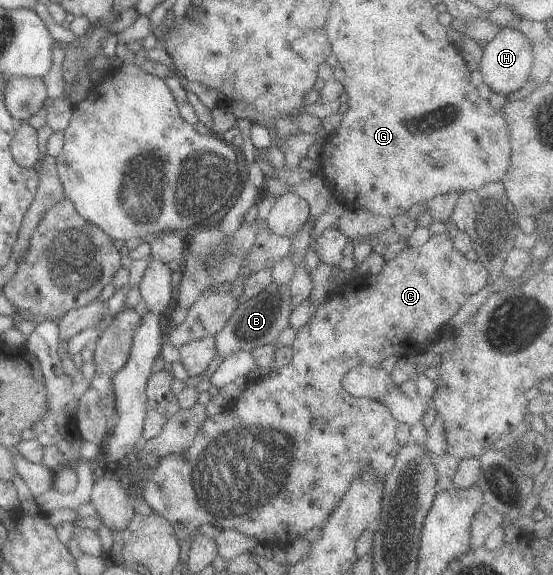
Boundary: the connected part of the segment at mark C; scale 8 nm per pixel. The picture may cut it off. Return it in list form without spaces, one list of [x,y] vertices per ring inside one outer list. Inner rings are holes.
[[[446,232],[429,236],[429,239],[427,239],[423,245],[415,247],[405,246],[401,252],[392,256],[392,258],[388,259],[385,257],[383,267],[378,274],[352,274],[343,285],[337,286],[335,291],[332,292],[327,299],[320,302],[317,309],[314,311],[312,318],[303,327],[300,327],[295,331],[293,342],[289,346],[292,349],[292,356],[289,363],[276,367],[275,371],[272,371],[269,374],[247,381],[245,389],[243,389],[241,395],[238,397],[239,403],[235,401],[235,409],[237,409],[237,411],[232,410],[231,415],[235,415],[235,412],[237,412],[237,419],[239,419],[243,425],[247,425],[247,427],[263,427],[261,433],[257,433],[257,437],[253,439],[253,445],[249,445],[249,439],[251,439],[251,437],[247,435],[247,431],[241,429],[245,435],[239,433],[239,431],[237,431],[237,433],[227,433],[227,439],[225,439],[225,437],[217,439],[217,443],[213,443],[213,449],[207,451],[207,449],[205,449],[205,447],[207,447],[207,435],[205,435],[207,431],[205,431],[205,420],[203,420],[203,423],[199,426],[197,433],[194,435],[191,445],[181,455],[169,454],[163,458],[157,459],[157,461],[153,463],[153,468],[149,471],[143,481],[141,481],[142,487],[138,493],[152,509],[153,513],[164,517],[171,524],[174,536],[177,539],[185,539],[185,537],[195,534],[197,527],[209,523],[209,526],[217,527],[222,530],[233,529],[239,531],[239,533],[243,533],[243,535],[247,535],[247,537],[255,538],[274,537],[275,539],[279,539],[279,537],[281,537],[281,539],[283,539],[283,537],[285,537],[285,531],[287,531],[287,541],[291,542],[295,538],[301,538],[303,533],[310,529],[320,529],[325,523],[325,520],[329,517],[329,514],[334,510],[334,507],[339,503],[339,500],[343,497],[343,494],[346,493],[351,480],[358,476],[361,470],[370,470],[376,478],[383,481],[385,475],[387,475],[392,468],[395,454],[400,448],[395,439],[395,428],[398,426],[398,421],[391,417],[388,409],[379,401],[365,401],[365,399],[363,399],[363,403],[361,403],[363,407],[359,407],[359,405],[357,405],[357,407],[355,407],[355,405],[347,405],[349,395],[343,393],[343,389],[341,389],[341,377],[356,365],[373,365],[373,367],[377,367],[379,366],[379,363],[381,363],[385,357],[389,357],[389,355],[395,355],[397,358],[402,358],[406,355],[405,351],[407,351],[407,347],[417,347],[419,351],[423,351],[423,349],[428,347],[432,342],[431,340],[437,337],[440,331],[449,327],[451,316],[455,314],[465,299],[480,288],[487,286],[490,280],[488,271],[484,269],[481,262],[477,260],[467,261],[462,253],[455,251],[455,248],[451,243],[451,238]],[[203,449],[205,449],[205,455],[203,455],[203,457],[207,457],[207,453],[211,453],[211,461],[205,459],[205,465],[207,465],[207,463],[213,465],[213,461],[215,461],[215,465],[217,465],[219,471],[215,471],[213,467],[207,467],[207,469],[209,469],[207,473],[209,473],[209,475],[213,473],[213,477],[209,477],[211,481],[205,479],[205,481],[199,481],[199,483],[197,483],[197,481],[191,481],[191,471],[193,471],[193,465],[195,465],[197,455],[199,455]],[[233,453],[239,453],[239,457],[237,457],[237,461],[235,461],[235,465],[233,465],[233,467],[237,467],[237,471],[233,471],[233,467],[231,467],[231,463],[229,463],[229,461],[231,461],[229,457],[233,457]],[[217,481],[221,483],[221,485],[219,485],[221,489],[227,487],[227,489],[225,489],[225,491],[227,491],[227,501],[231,503],[227,504],[227,519],[217,519],[217,517],[209,515],[205,509],[201,509],[201,507],[195,503],[195,493],[193,493],[191,484],[209,485],[209,483],[217,483]]]

